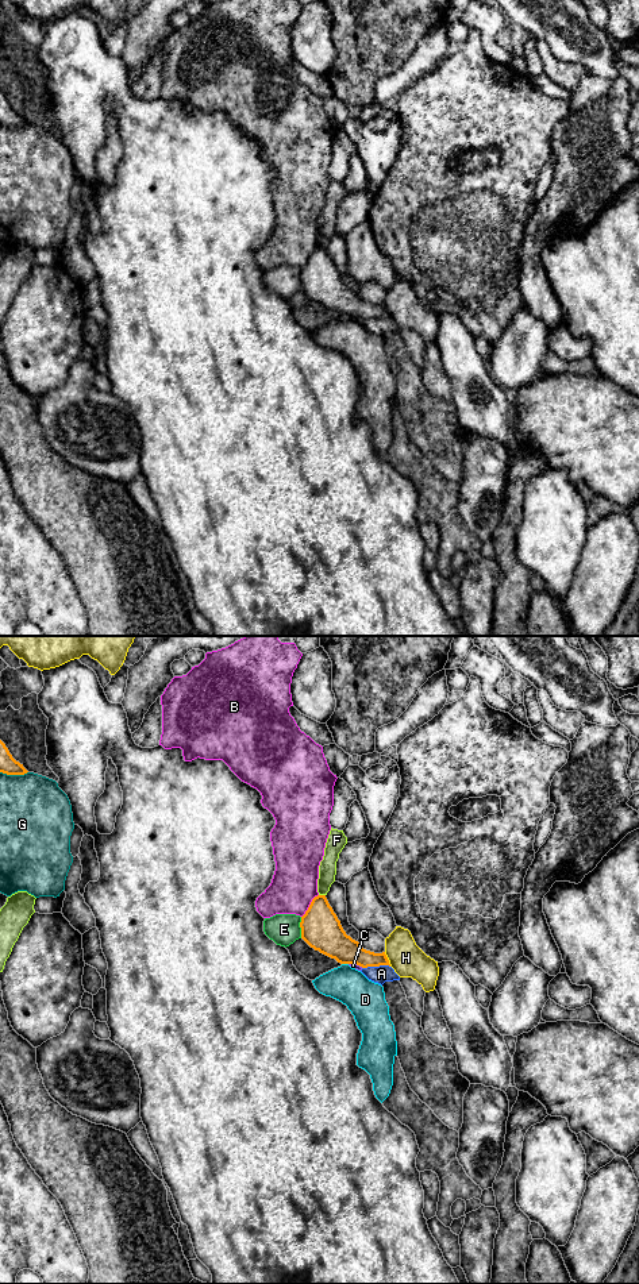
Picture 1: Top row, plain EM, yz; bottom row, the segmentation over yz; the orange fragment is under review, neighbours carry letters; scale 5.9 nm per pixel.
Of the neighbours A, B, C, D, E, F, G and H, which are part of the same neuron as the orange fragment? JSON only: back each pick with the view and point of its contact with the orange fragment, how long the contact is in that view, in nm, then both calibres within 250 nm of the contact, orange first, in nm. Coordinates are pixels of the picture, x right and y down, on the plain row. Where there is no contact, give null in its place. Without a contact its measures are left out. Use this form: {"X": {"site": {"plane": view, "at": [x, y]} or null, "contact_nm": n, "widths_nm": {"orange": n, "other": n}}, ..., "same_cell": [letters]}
{"same_cell": []}

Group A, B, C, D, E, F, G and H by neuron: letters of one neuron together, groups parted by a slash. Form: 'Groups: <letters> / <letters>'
Groups: A C / B / D / E / F / G / H

